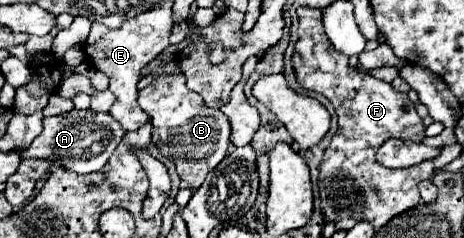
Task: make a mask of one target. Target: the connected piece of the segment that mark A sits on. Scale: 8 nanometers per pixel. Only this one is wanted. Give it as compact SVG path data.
M73 109L59 117L45 117L43 131L33 139L33 143L27 149L17 149L17 155L21 159L43 159L55 163L59 161L63 169L75 173L93 173L107 163L123 135L125 129L109 113Z

